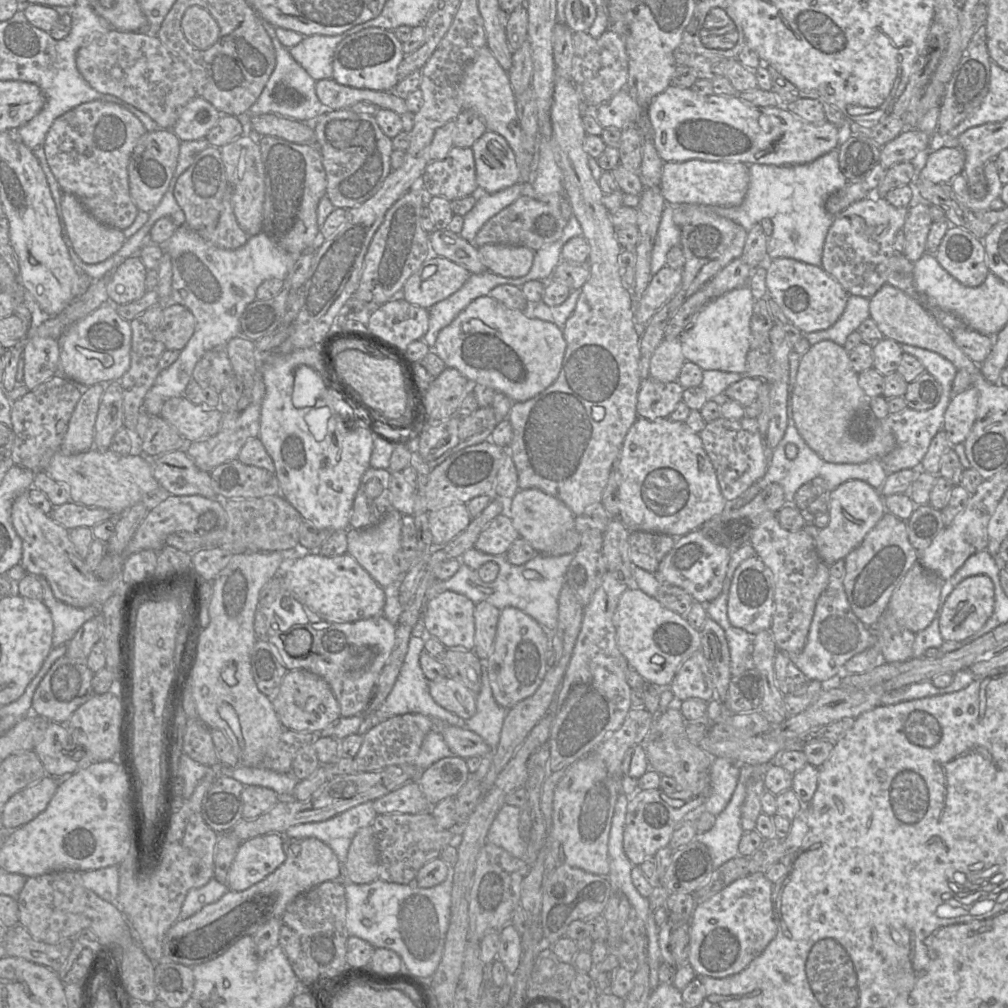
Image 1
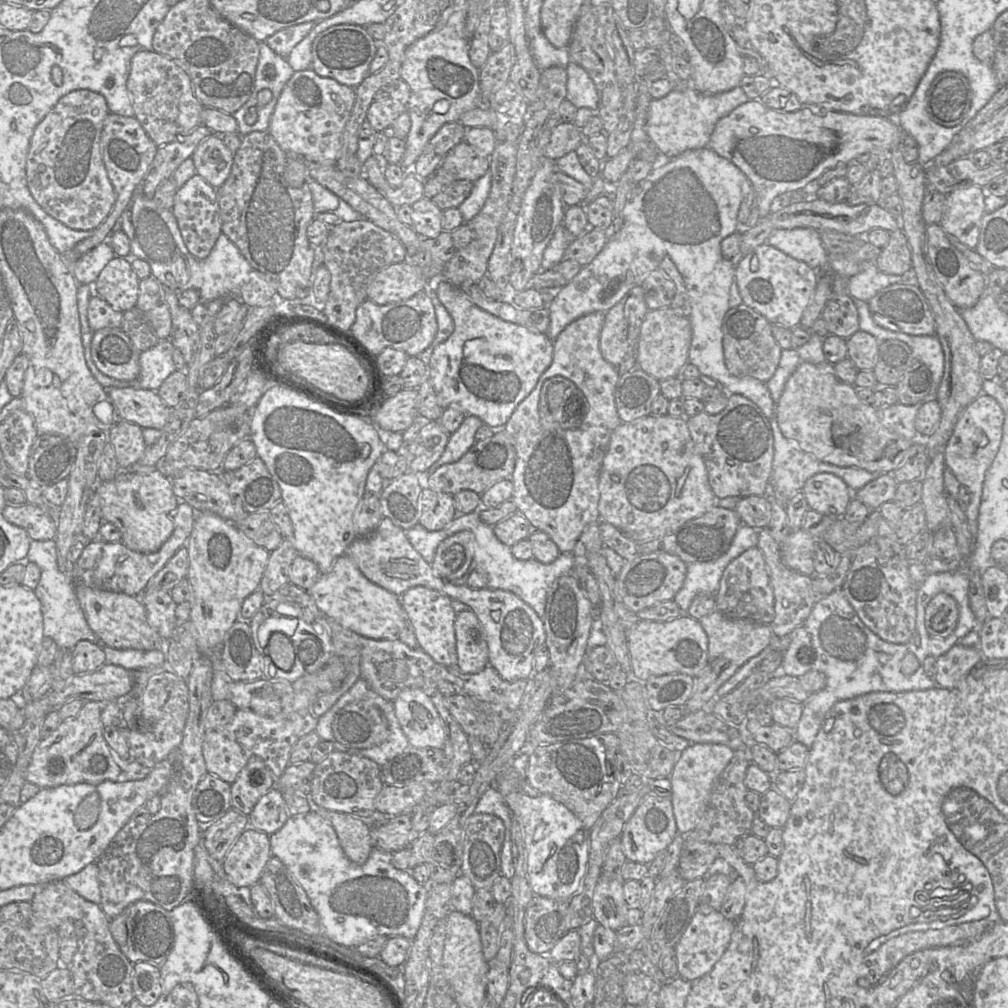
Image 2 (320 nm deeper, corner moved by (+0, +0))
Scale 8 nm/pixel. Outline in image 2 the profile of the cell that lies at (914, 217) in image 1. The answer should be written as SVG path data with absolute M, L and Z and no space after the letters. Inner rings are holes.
M901 228L890 232L889 242L882 248L875 264L881 272L886 274L911 275L911 249Z

